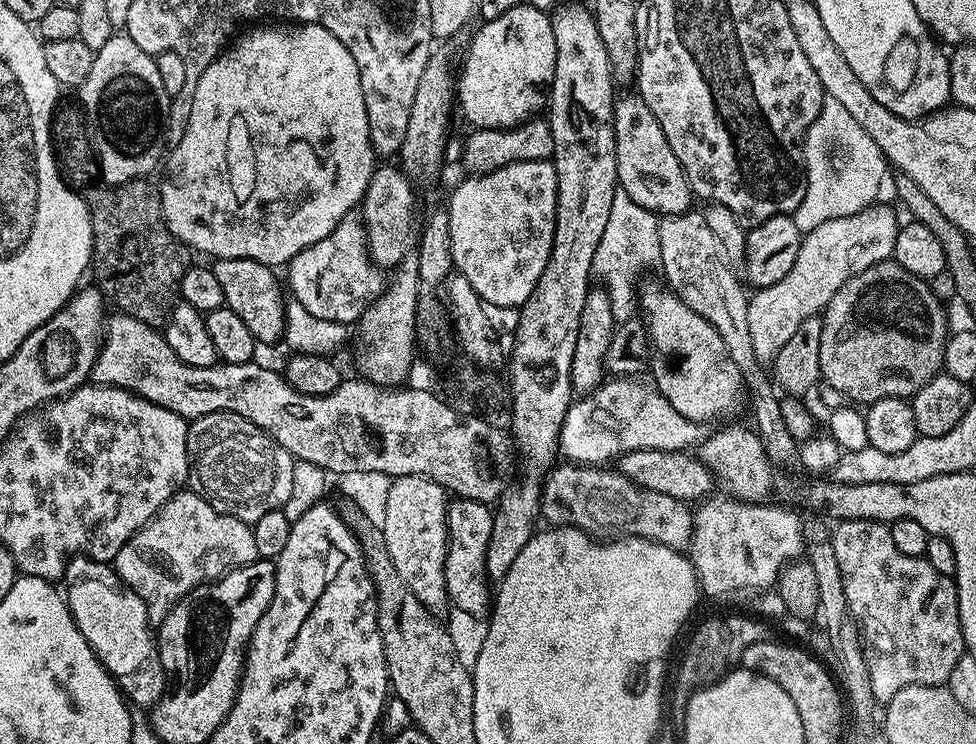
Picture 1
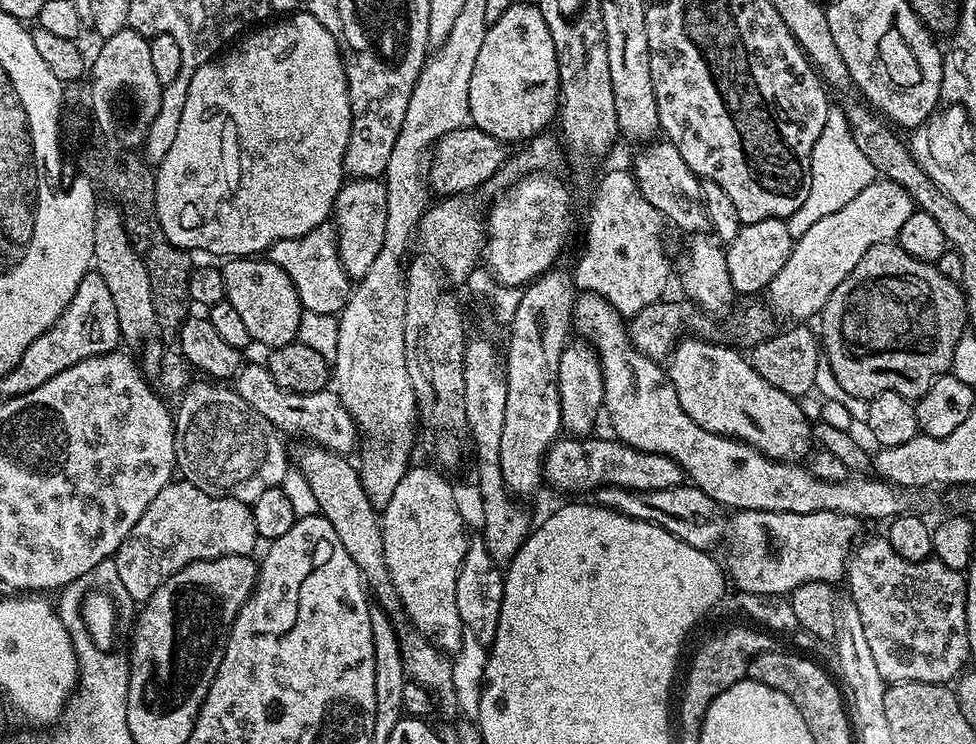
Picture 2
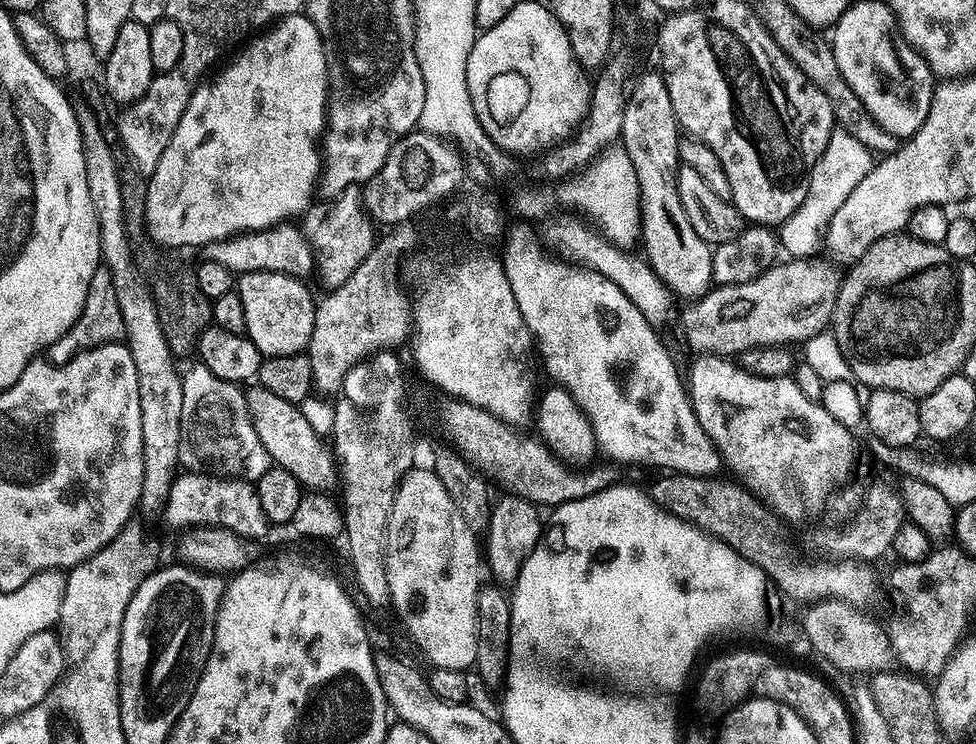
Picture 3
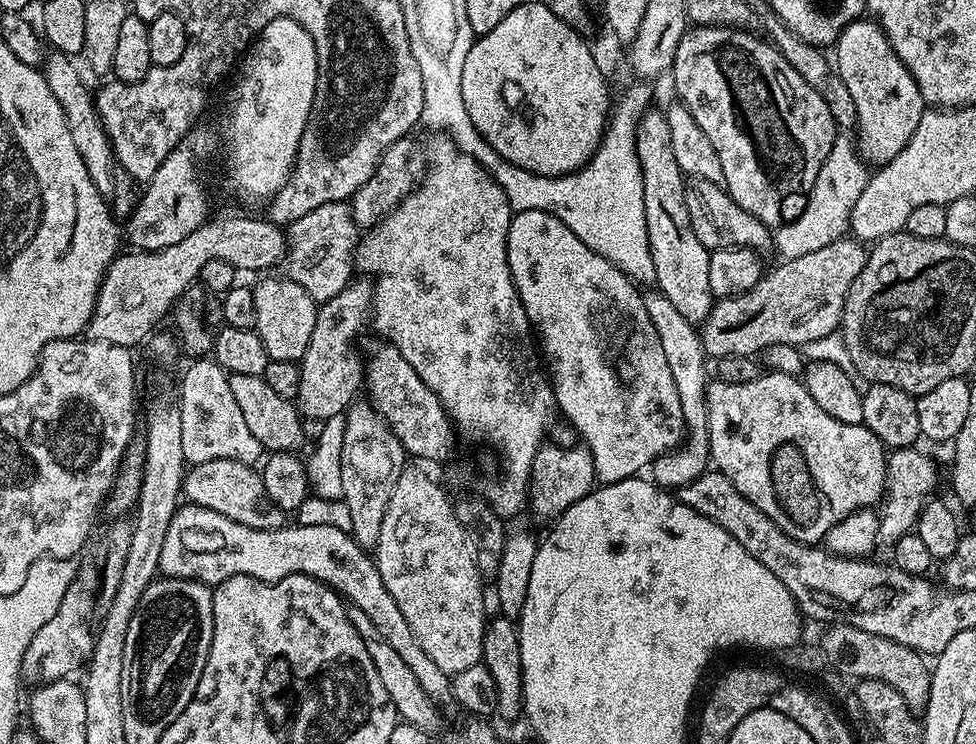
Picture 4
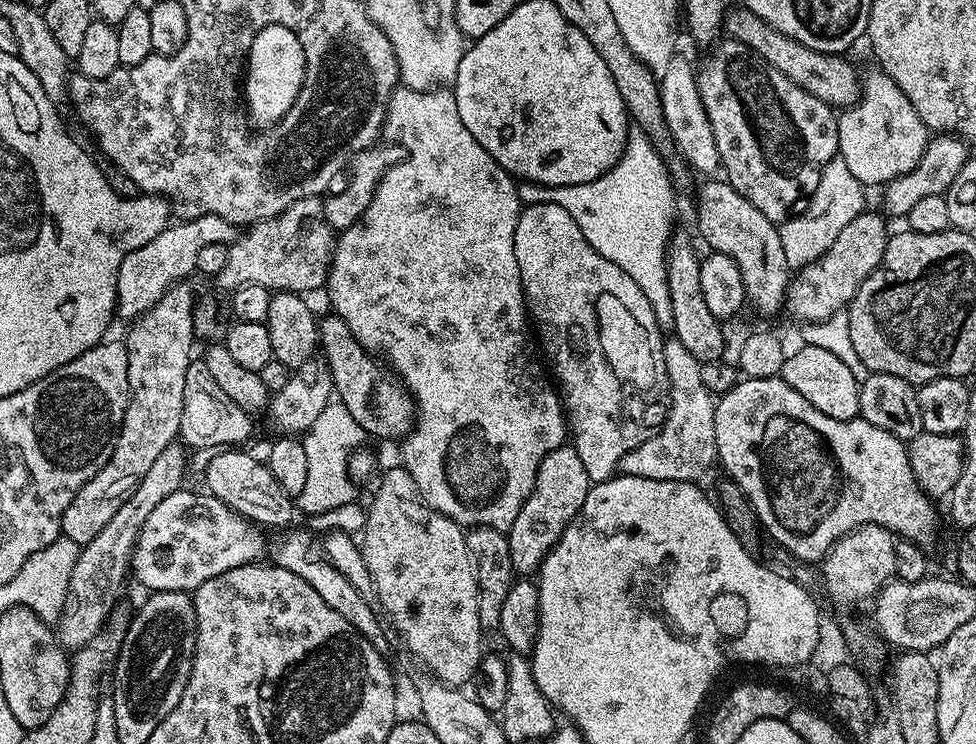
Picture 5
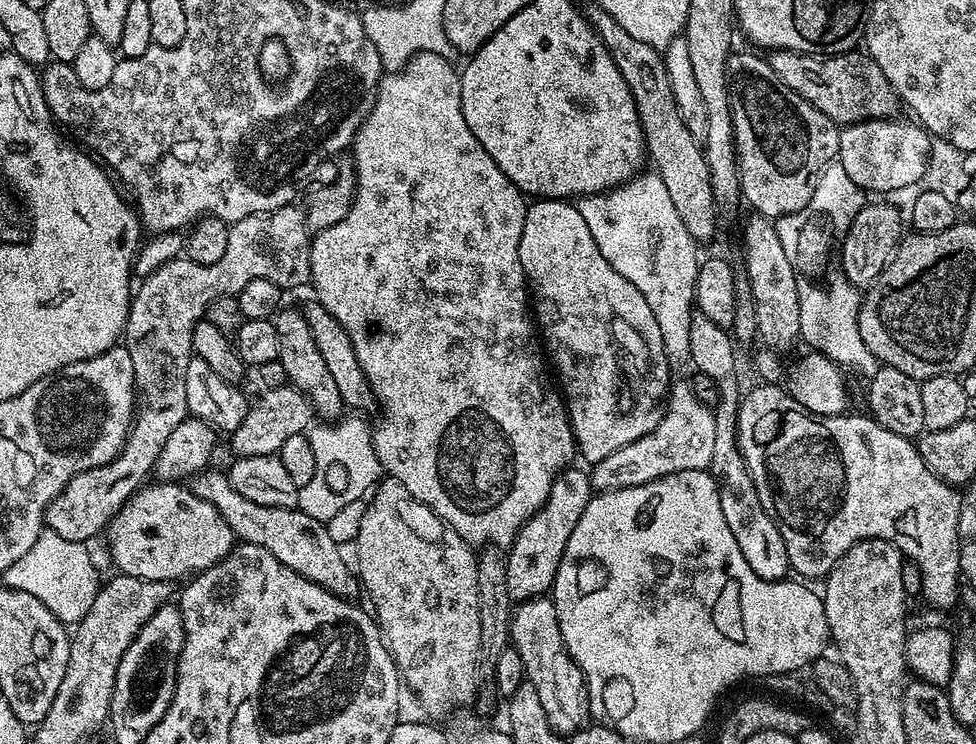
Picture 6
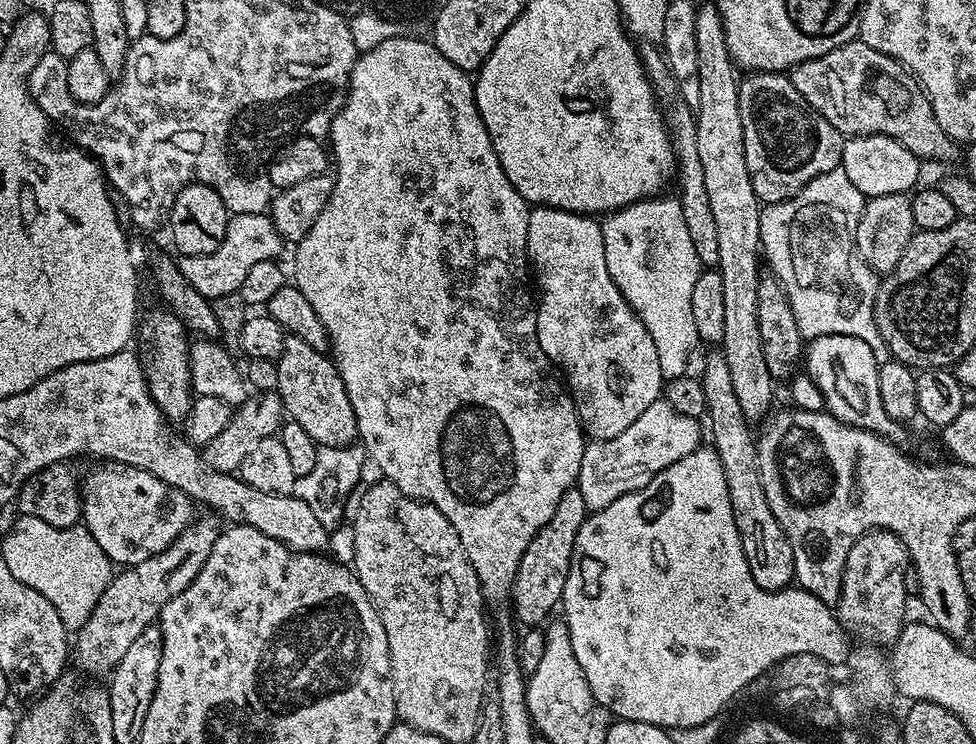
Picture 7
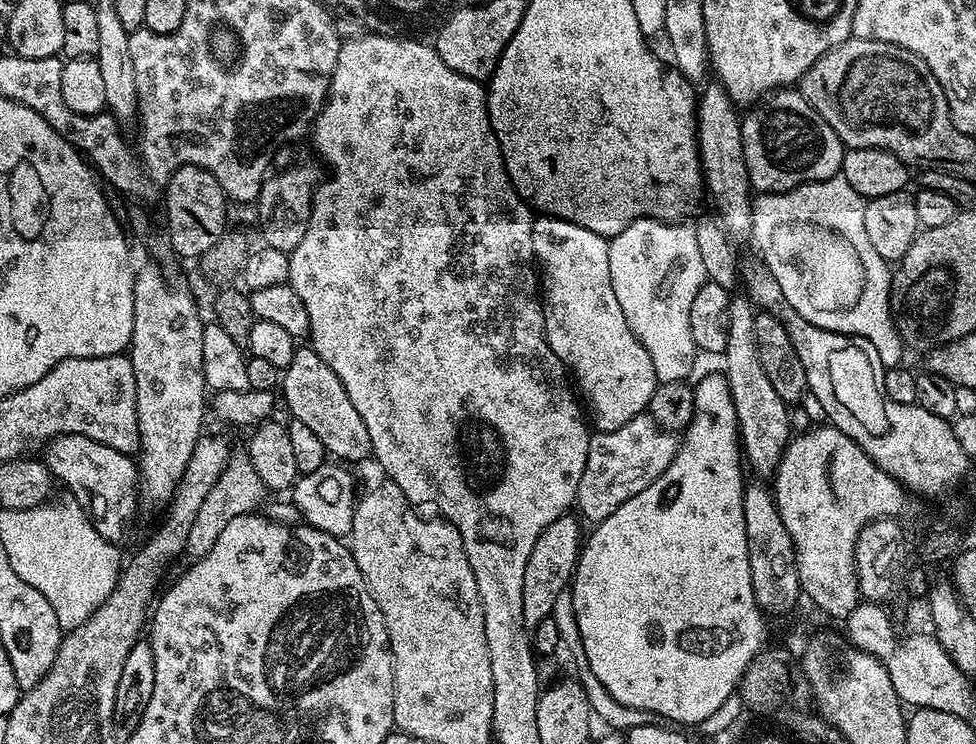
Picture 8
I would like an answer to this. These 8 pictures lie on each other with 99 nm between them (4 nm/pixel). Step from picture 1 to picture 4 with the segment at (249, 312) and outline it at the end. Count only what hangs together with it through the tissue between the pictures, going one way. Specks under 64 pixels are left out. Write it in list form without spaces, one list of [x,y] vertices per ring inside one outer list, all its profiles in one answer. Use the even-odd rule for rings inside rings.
[[[277,276],[252,288],[256,319],[254,330],[262,338],[262,346],[266,346],[269,360],[298,362],[306,354],[306,346],[310,346],[318,305],[310,298],[310,294],[306,294],[306,290],[302,290],[302,286],[298,286],[298,282]]]

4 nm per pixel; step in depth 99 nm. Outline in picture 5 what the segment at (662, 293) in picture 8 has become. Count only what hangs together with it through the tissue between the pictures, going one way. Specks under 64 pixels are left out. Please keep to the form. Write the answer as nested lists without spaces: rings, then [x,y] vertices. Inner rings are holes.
[[[632,130],[620,161],[594,182],[557,188],[524,182],[519,190],[521,205],[550,203],[562,206],[562,210],[578,222],[578,230],[586,234],[586,242],[590,242],[602,258],[614,262],[618,270],[626,270],[626,274],[634,278],[638,290],[646,294],[646,302],[650,302],[657,324],[668,326],[672,323],[668,254],[674,235],[672,219],[676,216],[676,200],[672,197],[673,177],[655,147],[657,145],[645,132]]]

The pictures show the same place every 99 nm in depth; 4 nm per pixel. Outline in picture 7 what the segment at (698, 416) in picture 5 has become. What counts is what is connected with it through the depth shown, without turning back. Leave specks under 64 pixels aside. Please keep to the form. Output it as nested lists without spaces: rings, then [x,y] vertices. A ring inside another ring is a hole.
[[[661,398],[650,402],[650,406],[646,406],[646,410],[642,410],[642,414],[638,414],[638,419],[631,426],[626,426],[626,430],[622,430],[618,438],[585,443],[582,466],[578,470],[574,486],[582,494],[589,513],[601,512],[603,508],[610,506],[610,502],[622,498],[622,494],[630,494],[634,490],[646,487],[662,469],[674,466],[674,462],[686,458],[686,454],[701,447],[700,428],[696,424],[699,424],[697,417],[678,414],[674,406],[670,406],[667,400]]]

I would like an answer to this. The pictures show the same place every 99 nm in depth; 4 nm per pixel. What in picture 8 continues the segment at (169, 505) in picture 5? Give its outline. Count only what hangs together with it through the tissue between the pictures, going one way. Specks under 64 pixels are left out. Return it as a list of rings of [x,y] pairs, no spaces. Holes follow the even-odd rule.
[[[78,434],[57,436],[48,441],[46,451],[48,471],[72,491],[71,499],[84,509],[94,530],[110,542],[120,542],[138,509],[137,461],[127,452],[119,452]]]

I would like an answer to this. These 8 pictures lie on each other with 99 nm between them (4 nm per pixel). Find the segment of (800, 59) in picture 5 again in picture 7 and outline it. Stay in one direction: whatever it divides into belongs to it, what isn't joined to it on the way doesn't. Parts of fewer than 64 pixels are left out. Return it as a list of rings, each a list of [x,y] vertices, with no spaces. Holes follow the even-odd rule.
[[[859,38],[830,50],[830,54],[822,54],[818,58],[796,65],[791,69],[790,79],[794,90],[798,90],[798,94],[802,94],[808,105],[818,114],[822,114],[822,118],[826,118],[830,126],[837,128],[841,137],[889,136],[902,142],[902,146],[906,146],[906,150],[910,150],[910,154],[917,156],[921,162],[952,160],[955,156],[957,159],[957,141],[951,140],[942,130],[942,126],[938,126],[932,100],[920,81],[899,60],[866,46]]]

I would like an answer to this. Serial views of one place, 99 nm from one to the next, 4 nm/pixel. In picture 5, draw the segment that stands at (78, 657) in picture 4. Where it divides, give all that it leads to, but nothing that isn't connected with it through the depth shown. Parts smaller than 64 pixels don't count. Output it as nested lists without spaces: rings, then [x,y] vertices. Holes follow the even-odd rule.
[[[173,442],[158,454],[158,459],[150,466],[149,473],[142,478],[138,490],[134,492],[119,508],[118,513],[110,518],[110,522],[102,528],[101,533],[81,547],[78,562],[75,563],[70,586],[68,602],[64,604],[60,619],[56,622],[58,643],[65,650],[75,650],[86,646],[90,638],[101,631],[112,614],[114,592],[119,588],[124,576],[127,577],[138,534],[151,511],[162,502],[162,498],[170,498],[170,494],[181,491],[185,487],[184,475],[188,472],[189,449],[183,443]]]

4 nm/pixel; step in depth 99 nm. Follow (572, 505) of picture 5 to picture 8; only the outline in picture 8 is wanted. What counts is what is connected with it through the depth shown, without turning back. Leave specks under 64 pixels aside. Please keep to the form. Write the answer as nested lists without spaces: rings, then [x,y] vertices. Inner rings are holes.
[[[565,514],[550,522],[550,526],[542,530],[538,542],[534,542],[534,550],[530,550],[530,562],[526,562],[526,574],[522,582],[522,618],[525,629],[536,628],[544,616],[550,616],[554,602],[558,602],[558,598],[569,591],[582,547],[581,521],[573,516]]]

